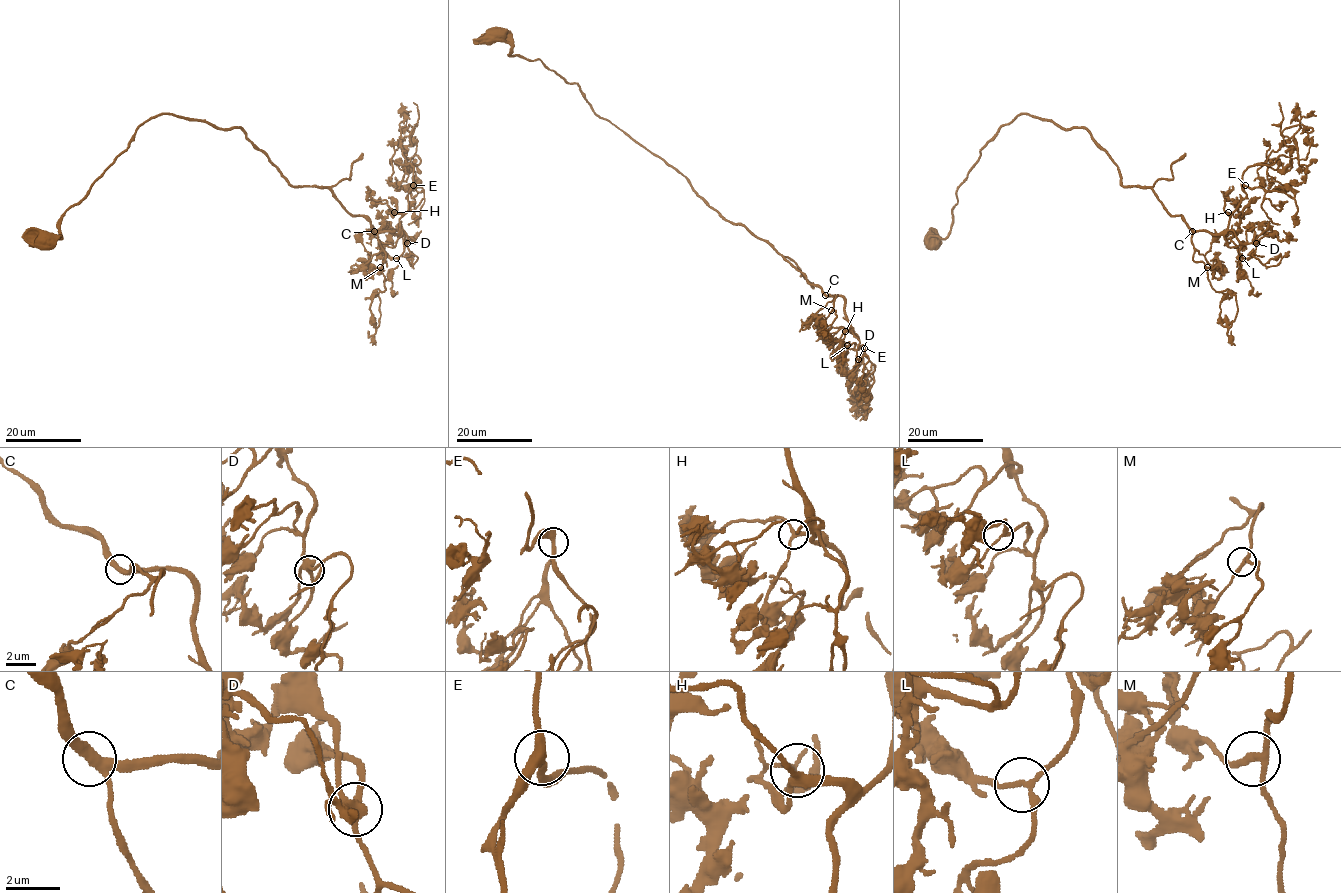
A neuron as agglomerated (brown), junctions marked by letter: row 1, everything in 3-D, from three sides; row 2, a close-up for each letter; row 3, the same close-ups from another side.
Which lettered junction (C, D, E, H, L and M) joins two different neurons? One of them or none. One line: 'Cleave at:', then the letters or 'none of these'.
Cleave at: none of these

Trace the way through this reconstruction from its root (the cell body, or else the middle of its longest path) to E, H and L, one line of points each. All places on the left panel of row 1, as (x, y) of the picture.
E: (42, 243), (162, 114), (239, 127), (290, 184), (325, 186), (376, 232), (397, 233), (413, 185)
H: (42, 243), (162, 114), (239, 127), (290, 184), (325, 186), (376, 232), (397, 233), (394, 212)
L: (42, 243), (141, 125), (174, 114), (239, 127), (290, 184), (401, 230), (396, 258)

